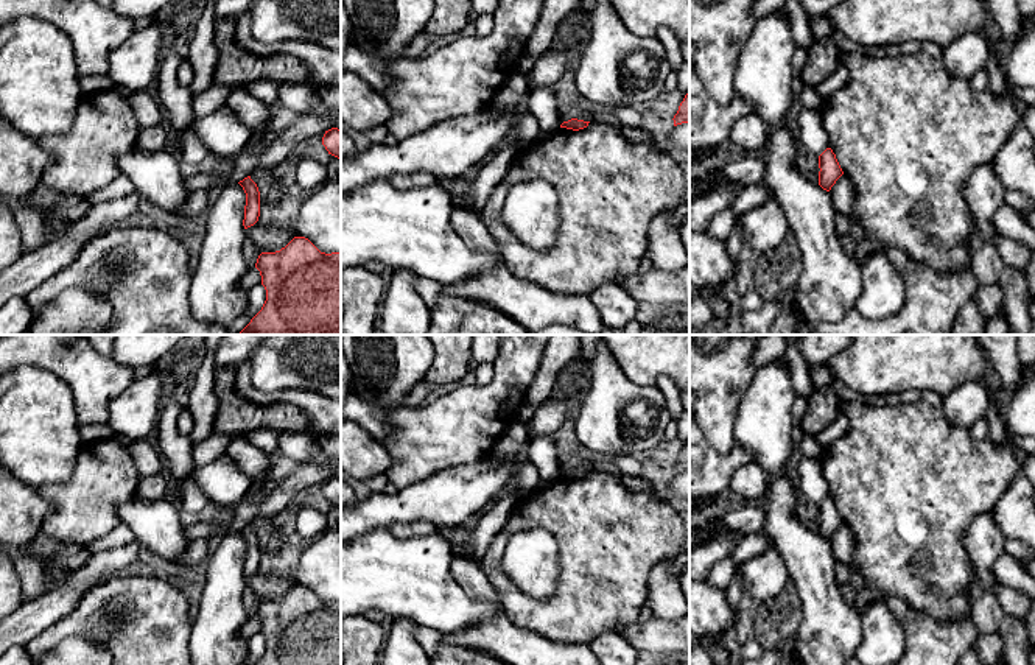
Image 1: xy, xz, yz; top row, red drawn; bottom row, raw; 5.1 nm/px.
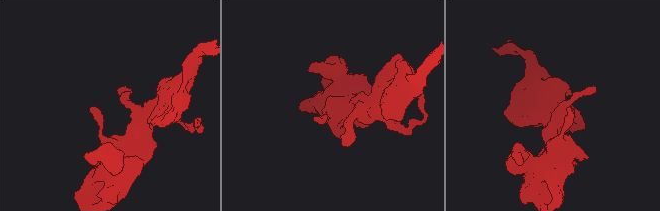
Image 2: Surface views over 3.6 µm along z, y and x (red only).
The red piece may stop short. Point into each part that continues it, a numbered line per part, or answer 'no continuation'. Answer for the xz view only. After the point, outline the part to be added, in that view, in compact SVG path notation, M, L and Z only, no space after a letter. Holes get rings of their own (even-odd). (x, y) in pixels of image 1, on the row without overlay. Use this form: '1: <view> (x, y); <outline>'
no continuation

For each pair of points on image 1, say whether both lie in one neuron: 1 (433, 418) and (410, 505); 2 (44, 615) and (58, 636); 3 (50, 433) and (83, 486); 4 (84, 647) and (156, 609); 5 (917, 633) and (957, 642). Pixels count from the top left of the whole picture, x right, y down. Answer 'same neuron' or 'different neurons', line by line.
1: different neurons
2: different neurons
3: different neurons
4: different neurons
5: same neuron

